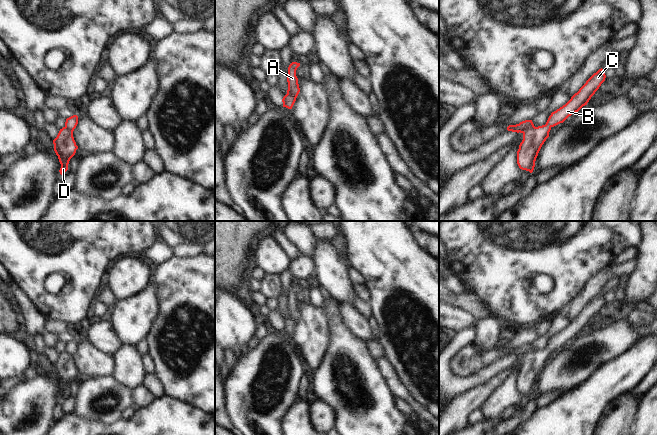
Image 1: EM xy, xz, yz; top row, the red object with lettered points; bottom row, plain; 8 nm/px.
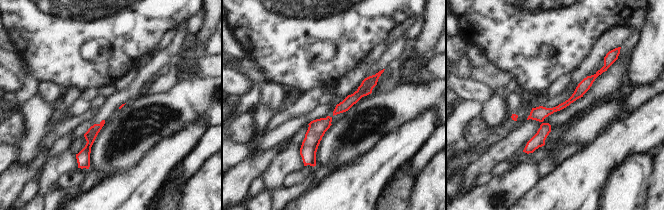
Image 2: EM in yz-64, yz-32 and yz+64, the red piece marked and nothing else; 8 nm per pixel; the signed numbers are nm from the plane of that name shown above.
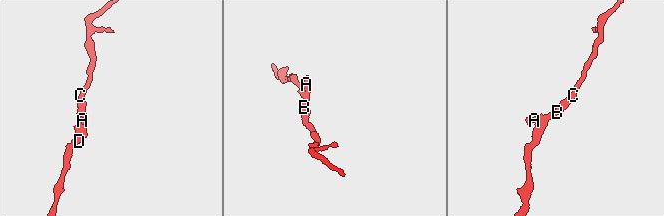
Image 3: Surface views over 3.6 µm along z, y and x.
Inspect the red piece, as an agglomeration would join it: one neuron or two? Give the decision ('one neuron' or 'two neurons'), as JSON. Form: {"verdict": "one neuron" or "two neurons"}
{"verdict": "one neuron"}

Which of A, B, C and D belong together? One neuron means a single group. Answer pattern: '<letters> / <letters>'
A B C D

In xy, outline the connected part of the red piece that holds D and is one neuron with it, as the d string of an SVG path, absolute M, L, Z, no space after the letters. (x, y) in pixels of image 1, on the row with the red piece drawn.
M77 115L67 118L65 126L60 129L57 137L53 140L54 151L61 164L61 168L59 170L61 175L63 175L68 170L69 161L75 155L76 150L78 149L73 137L73 131L77 124Z

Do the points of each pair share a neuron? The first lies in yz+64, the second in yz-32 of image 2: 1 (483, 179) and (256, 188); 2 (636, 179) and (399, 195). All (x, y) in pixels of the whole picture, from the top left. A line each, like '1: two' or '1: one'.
1: one
2: one

